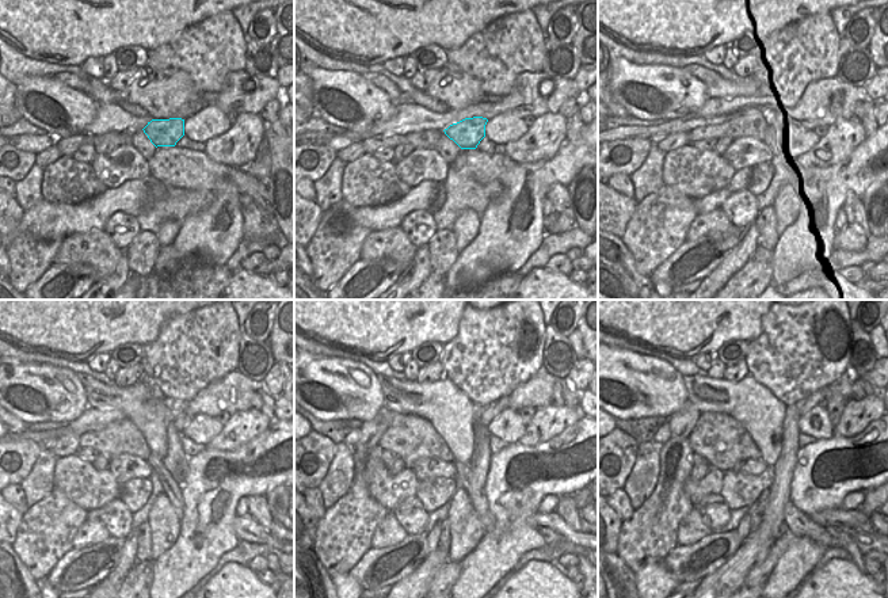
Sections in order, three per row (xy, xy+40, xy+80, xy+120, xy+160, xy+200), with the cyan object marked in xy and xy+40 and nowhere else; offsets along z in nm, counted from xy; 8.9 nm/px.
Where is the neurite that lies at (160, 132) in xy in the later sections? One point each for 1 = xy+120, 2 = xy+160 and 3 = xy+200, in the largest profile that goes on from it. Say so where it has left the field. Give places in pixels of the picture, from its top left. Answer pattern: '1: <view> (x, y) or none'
1: xy+120 (182, 419)
2: xy+160 (487, 414)
3: xy+200 (819, 396)

